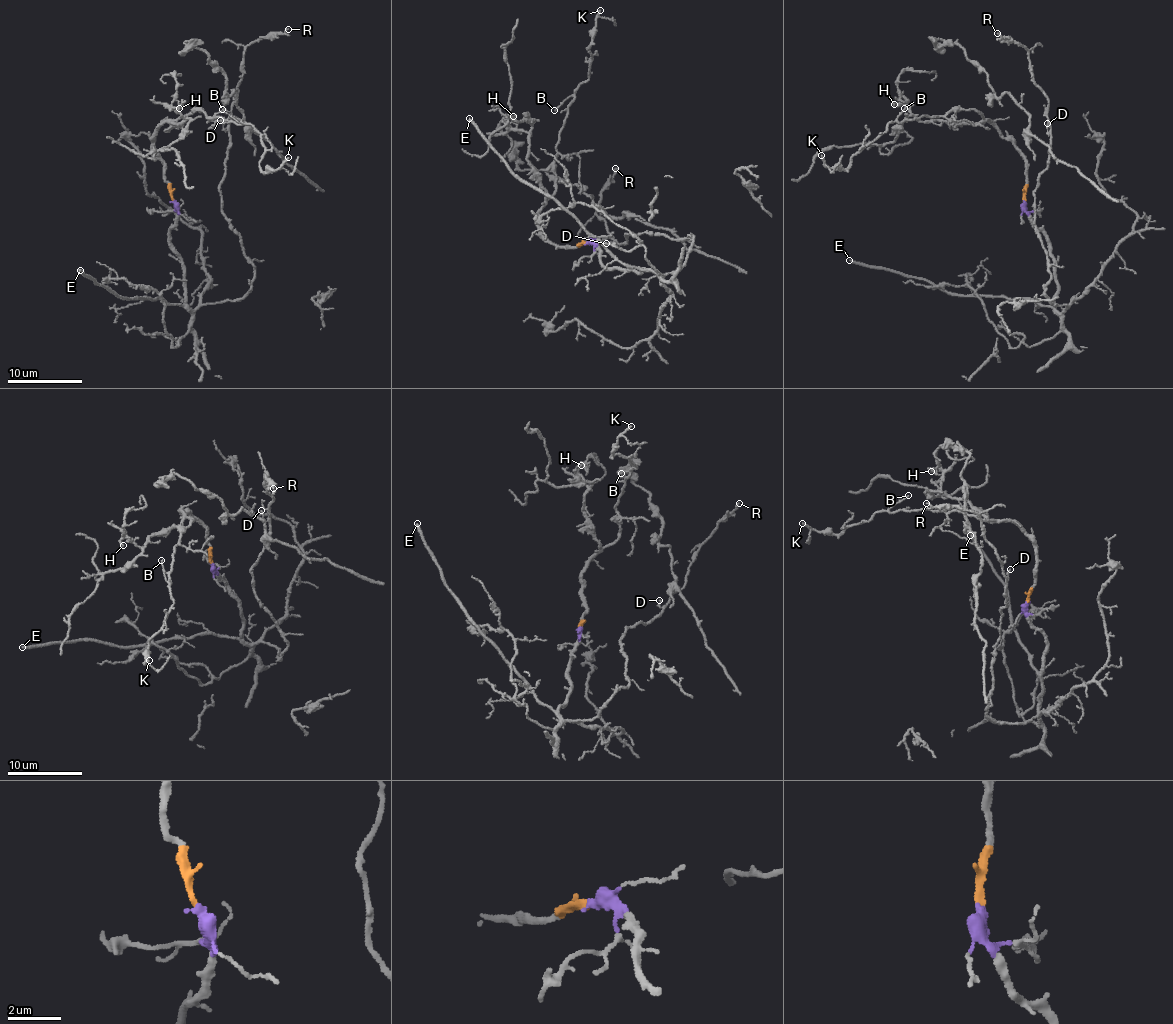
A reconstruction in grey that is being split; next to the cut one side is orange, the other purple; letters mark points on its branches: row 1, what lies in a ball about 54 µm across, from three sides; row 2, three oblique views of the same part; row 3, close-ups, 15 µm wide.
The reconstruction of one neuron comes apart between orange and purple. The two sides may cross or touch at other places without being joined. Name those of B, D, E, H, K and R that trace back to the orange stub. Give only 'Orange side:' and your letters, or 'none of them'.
Orange side: B, H, K

